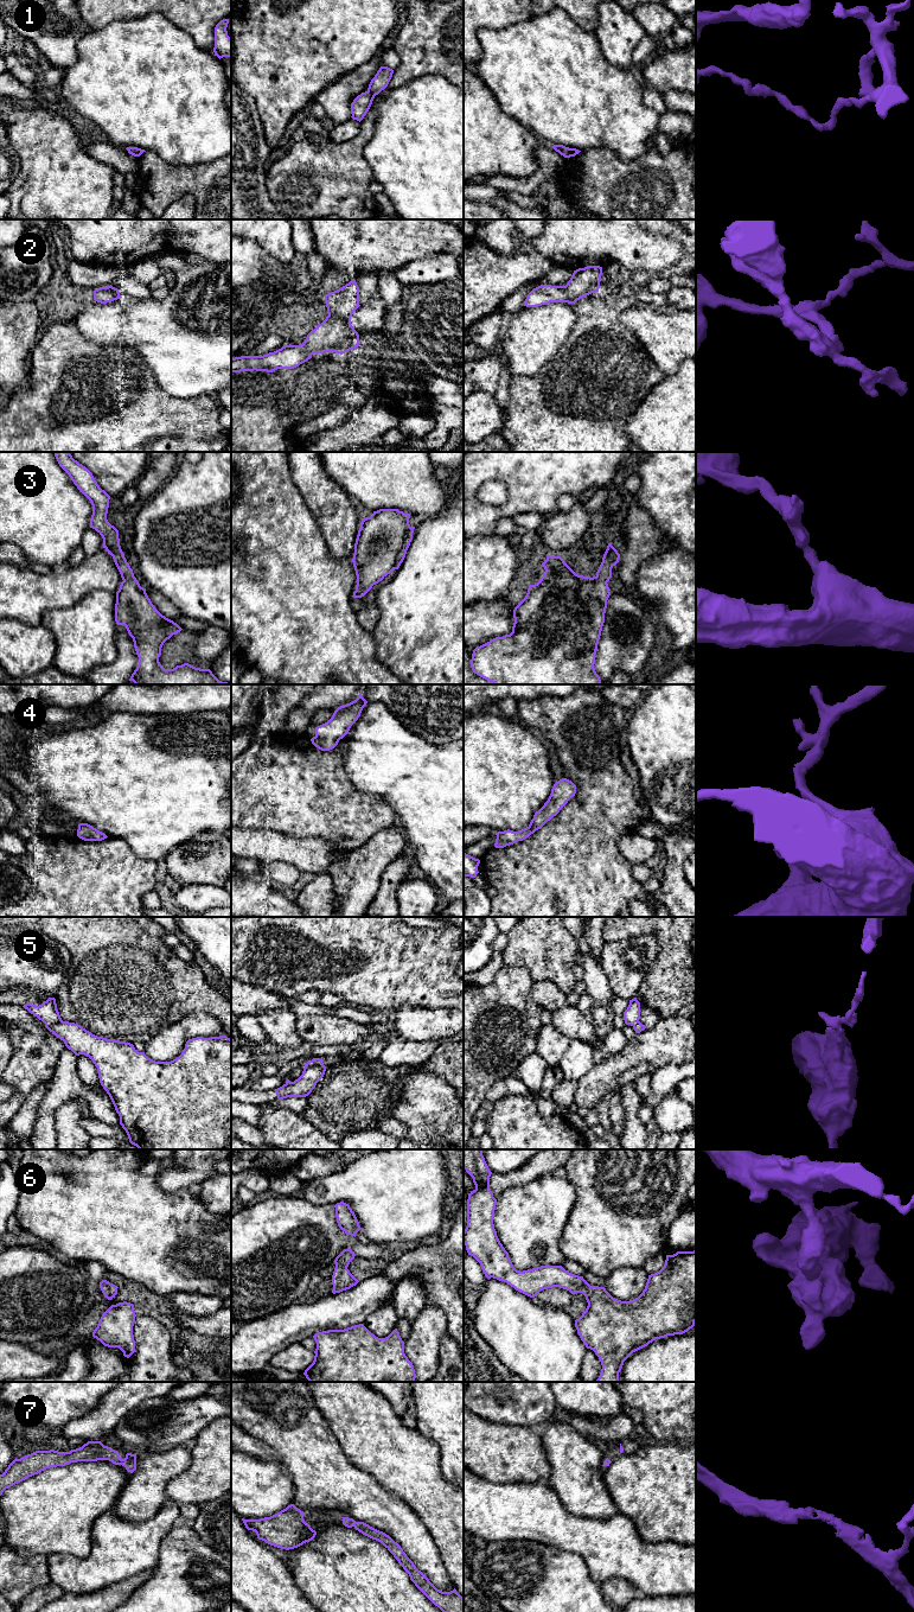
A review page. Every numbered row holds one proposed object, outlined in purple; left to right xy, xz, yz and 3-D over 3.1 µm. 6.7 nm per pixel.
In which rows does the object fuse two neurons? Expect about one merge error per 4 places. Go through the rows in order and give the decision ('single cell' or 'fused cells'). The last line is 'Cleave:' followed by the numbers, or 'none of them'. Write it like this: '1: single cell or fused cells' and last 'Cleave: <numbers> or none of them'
1: fused cells
2: single cell
3: single cell
4: single cell
5: fused cells
6: single cell
7: single cell
Cleave: 1, 5

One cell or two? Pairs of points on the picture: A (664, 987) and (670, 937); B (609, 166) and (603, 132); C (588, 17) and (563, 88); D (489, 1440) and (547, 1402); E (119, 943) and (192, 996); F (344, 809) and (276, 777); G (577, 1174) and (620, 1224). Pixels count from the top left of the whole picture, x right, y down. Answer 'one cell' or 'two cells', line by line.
A: one cell
B: two cells
C: two cells
D: two cells
E: one cell
F: one cell
G: one cell

